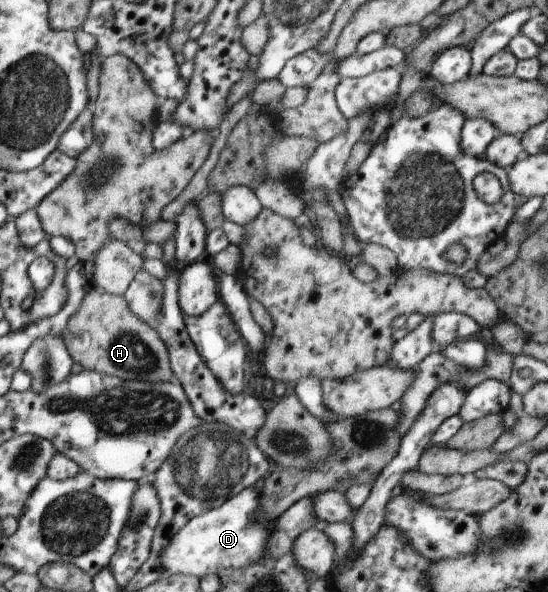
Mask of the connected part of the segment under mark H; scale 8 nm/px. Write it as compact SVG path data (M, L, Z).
M97 288L82 296L78 310L68 318L60 336L73 362L84 369L95 370L123 381L168 382L173 380L168 349L156 330L130 312L124 296L110 294Z

